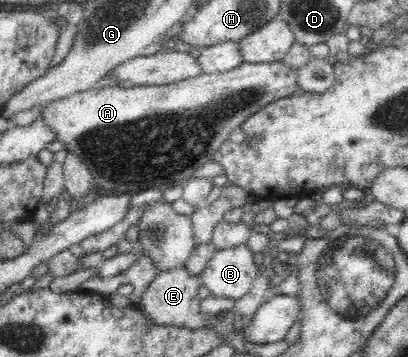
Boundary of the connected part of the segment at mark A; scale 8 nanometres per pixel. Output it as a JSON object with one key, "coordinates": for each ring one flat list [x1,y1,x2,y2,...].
{"coordinates":[[283,60,260,63,242,62,238,65,238,67,234,67,234,69,230,69,230,71,224,73,200,74,196,75,196,77,191,77,182,81,175,81,168,85,132,85,129,88,122,88,119,85,108,85,101,88,95,87,93,90,73,93,71,96,63,97,58,101,53,101,44,105,40,118,44,120,46,128,54,132,54,140,63,143,68,153,74,154,82,160,82,164,91,174,94,185,102,185,102,177,104,177,104,179,106,179,106,183,110,183,110,187,114,187,114,185,116,185,116,189,120,189,120,191,124,191,122,187,132,187,132,191,136,191,136,187,138,187,138,189,156,187,156,189,165,190,169,186,183,184,190,180,194,171,200,169,202,165,206,165,208,161,213,161,213,155,217,149,220,149,222,141,226,141,230,132,233,129,238,128,238,125,240,125,244,119,251,116,252,113,260,111,264,105,268,105,268,103,272,103,272,101,294,95,300,88,298,82,297,70,288,67]]}

